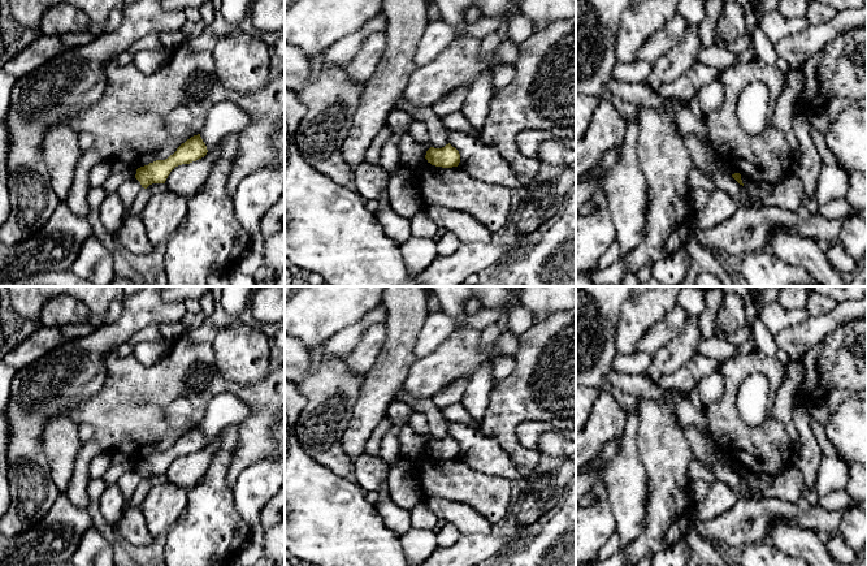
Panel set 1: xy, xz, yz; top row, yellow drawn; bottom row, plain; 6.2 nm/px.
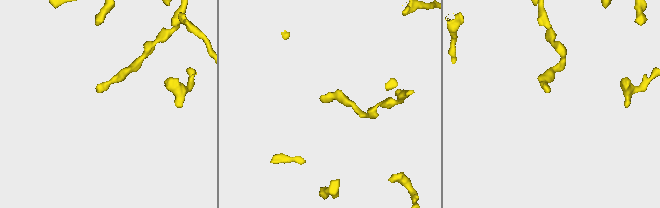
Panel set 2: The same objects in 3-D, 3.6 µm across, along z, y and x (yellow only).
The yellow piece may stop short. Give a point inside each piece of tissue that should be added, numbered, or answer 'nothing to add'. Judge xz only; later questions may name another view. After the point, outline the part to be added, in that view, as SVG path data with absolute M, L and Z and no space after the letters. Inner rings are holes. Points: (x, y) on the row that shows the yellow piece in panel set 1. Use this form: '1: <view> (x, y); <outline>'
nothing to add

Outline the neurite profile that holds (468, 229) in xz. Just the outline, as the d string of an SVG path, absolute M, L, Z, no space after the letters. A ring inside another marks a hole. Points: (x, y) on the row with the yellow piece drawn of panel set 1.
M422 206L421 211L438 228L455 233L461 243L489 242L493 233L471 213L441 206Z

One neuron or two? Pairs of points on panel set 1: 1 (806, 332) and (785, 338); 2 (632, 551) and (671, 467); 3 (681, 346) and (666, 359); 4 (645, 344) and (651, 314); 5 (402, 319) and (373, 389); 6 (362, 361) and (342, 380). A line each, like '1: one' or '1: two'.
1: one
2: one
3: one
4: two
5: one
6: two

